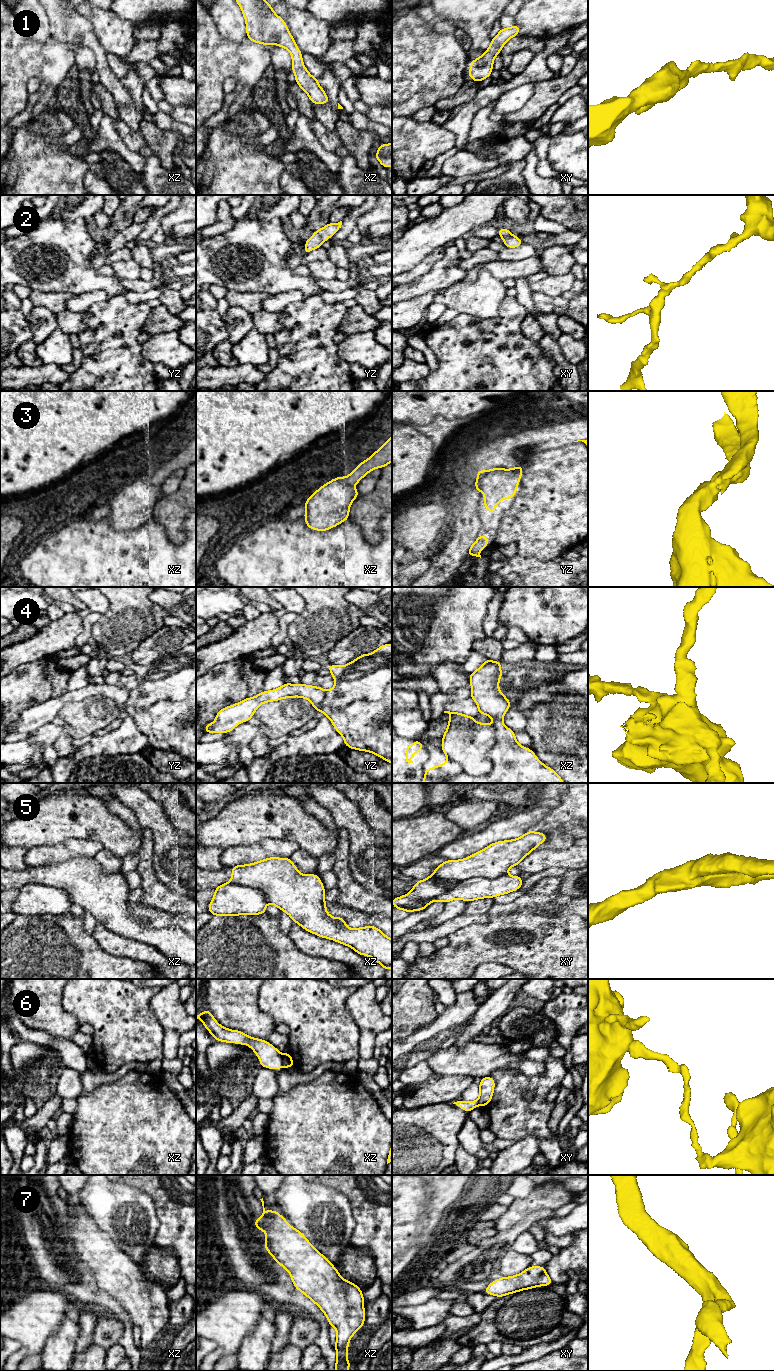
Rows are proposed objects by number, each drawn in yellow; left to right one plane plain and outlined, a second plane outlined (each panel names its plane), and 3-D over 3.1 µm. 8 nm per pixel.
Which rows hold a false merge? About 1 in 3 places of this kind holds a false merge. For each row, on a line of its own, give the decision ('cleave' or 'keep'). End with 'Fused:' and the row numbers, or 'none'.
1: keep
2: keep
3: cleave
4: keep
5: cleave
6: cleave
7: keep
Fused: 3, 5, 6

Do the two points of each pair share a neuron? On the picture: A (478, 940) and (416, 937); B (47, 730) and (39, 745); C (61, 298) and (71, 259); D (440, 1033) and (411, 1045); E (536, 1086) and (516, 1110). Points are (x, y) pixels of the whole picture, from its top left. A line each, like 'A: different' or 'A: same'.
A: different
B: same
C: different
D: same
E: same

